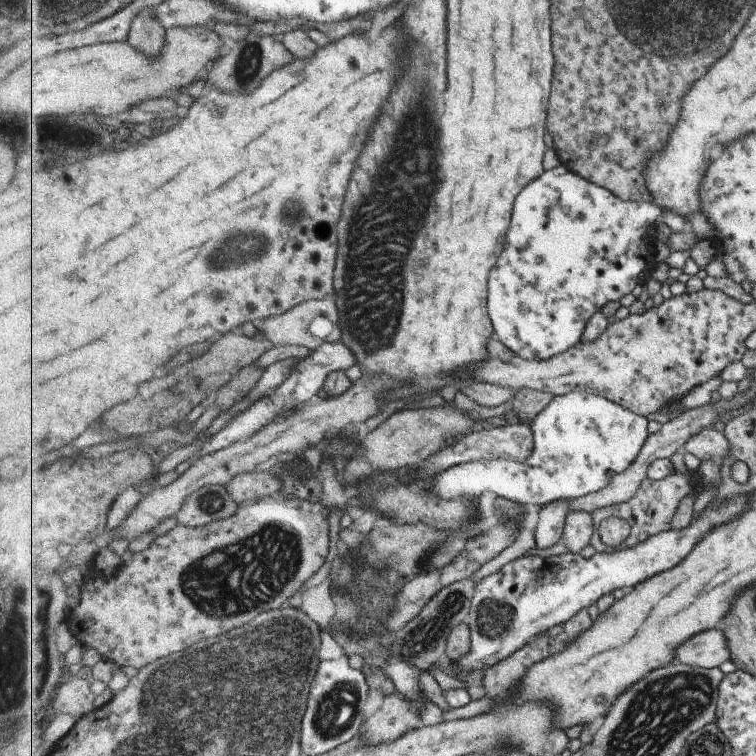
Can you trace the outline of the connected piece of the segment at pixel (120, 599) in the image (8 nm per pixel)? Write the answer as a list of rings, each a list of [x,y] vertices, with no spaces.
[[[279,493],[275,496],[241,504],[234,516],[206,526],[191,528],[179,523],[169,534],[156,537],[145,551],[134,554],[131,560],[123,565],[116,577],[108,579],[93,571],[88,571],[88,575],[86,575],[88,578],[87,584],[82,587],[83,600],[73,609],[71,616],[69,616],[69,622],[67,622],[69,624],[68,639],[78,641],[86,649],[93,648],[102,659],[111,660],[120,668],[130,666],[139,670],[171,654],[178,654],[189,648],[195,648],[197,644],[205,639],[219,637],[225,635],[225,632],[233,631],[233,628],[246,626],[248,623],[256,621],[261,614],[287,605],[288,600],[290,601],[301,590],[301,586],[323,568],[323,564],[327,562],[327,556],[331,552],[329,550],[331,548],[331,538],[329,538],[327,517],[331,509],[333,507],[324,506],[320,501],[311,503],[306,500],[289,499],[282,497]]]

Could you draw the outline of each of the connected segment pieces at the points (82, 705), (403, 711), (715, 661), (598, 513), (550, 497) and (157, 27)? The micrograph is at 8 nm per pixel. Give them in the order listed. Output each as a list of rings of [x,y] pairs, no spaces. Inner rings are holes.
[[[76,676],[65,678],[59,689],[53,695],[50,713],[69,714],[79,721],[95,709],[95,694],[89,690],[91,686],[86,679]]]
[[[397,693],[384,697],[378,711],[366,721],[365,732],[359,736],[365,746],[379,746],[401,738],[405,732],[418,729],[420,725],[423,727],[417,702],[401,699],[401,694]]]
[[[707,630],[703,634],[697,634],[693,640],[681,644],[675,652],[675,658],[689,666],[714,669],[731,660],[732,654],[721,630]]]
[[[688,471],[687,474],[673,473],[667,478],[661,480],[645,479],[637,494],[631,500],[624,503],[619,503],[613,506],[600,508],[593,512],[595,523],[595,533],[592,538],[592,546],[596,549],[597,553],[609,553],[615,551],[622,551],[625,549],[632,549],[635,546],[643,544],[645,540],[657,536],[657,534],[671,531],[671,524],[675,518],[675,512],[681,504],[683,498],[691,496],[691,494],[698,494],[704,488],[704,480],[700,476],[695,476],[695,472]],[[609,518],[621,518],[630,525],[630,535],[620,545],[616,547],[607,547],[601,543],[601,530],[599,526],[609,520]]]
[[[581,391],[556,396],[537,418],[533,418],[531,428],[535,448],[531,449],[530,456],[524,462],[508,460],[502,455],[489,461],[473,461],[448,468],[437,475],[435,494],[441,500],[473,500],[483,492],[493,492],[522,505],[538,504],[541,507],[556,500],[572,500],[609,486],[616,475],[624,473],[637,460],[651,436],[649,420],[645,420],[645,416],[601,395]]]
[[[153,7],[139,11],[131,22],[129,36],[127,36],[127,41],[134,47],[152,57],[163,50],[165,36],[167,36],[167,27],[155,16]]]

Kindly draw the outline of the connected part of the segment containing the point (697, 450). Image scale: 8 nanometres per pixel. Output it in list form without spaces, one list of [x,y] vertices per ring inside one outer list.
[[[707,429],[685,443],[681,452],[693,458],[713,460],[720,464],[732,453],[731,441],[725,431]]]

